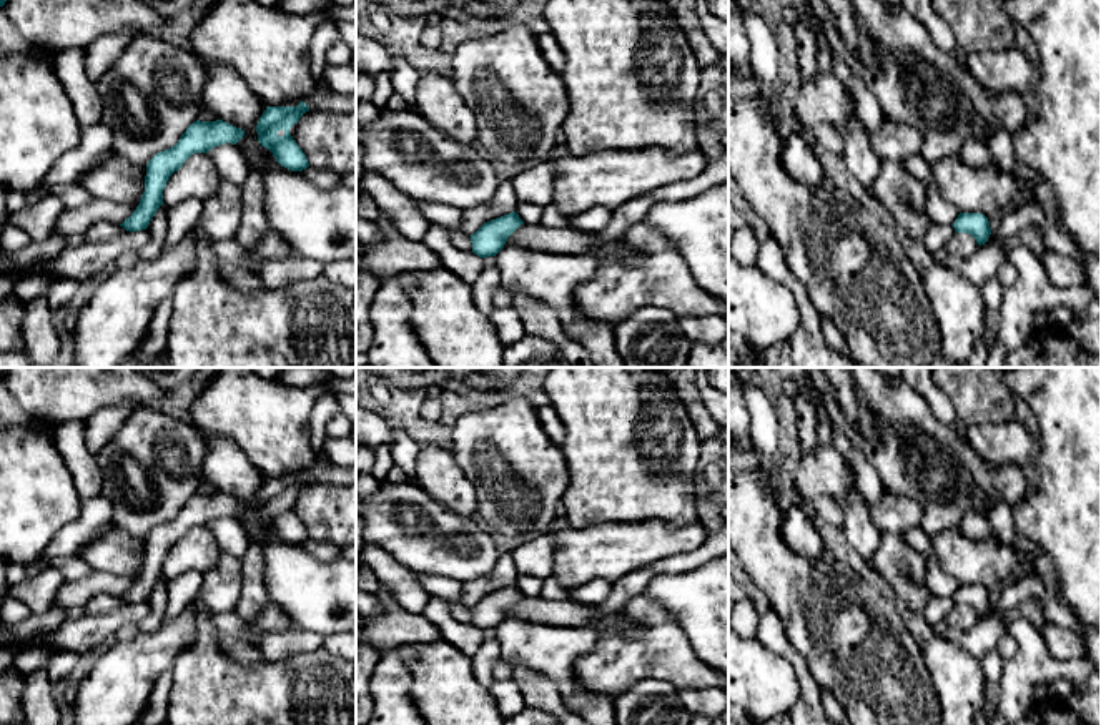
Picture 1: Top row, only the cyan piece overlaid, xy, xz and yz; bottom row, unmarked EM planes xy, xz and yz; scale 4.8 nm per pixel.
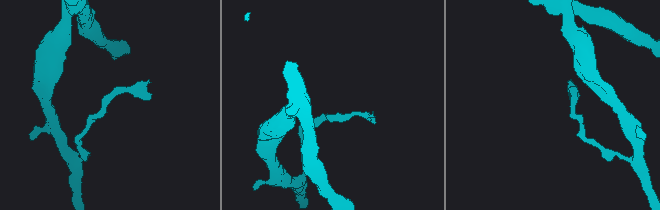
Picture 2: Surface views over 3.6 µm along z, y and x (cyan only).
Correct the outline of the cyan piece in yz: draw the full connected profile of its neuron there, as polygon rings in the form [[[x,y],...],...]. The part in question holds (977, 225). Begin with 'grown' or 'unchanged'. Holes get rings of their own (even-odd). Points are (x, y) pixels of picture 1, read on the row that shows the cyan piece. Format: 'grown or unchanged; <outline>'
unchanged; [[[960,213],[951,226],[956,233],[971,234],[980,246],[985,244],[991,234],[990,221],[981,213]]]

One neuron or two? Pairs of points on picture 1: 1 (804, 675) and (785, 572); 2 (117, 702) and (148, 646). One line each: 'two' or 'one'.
1: two
2: one

